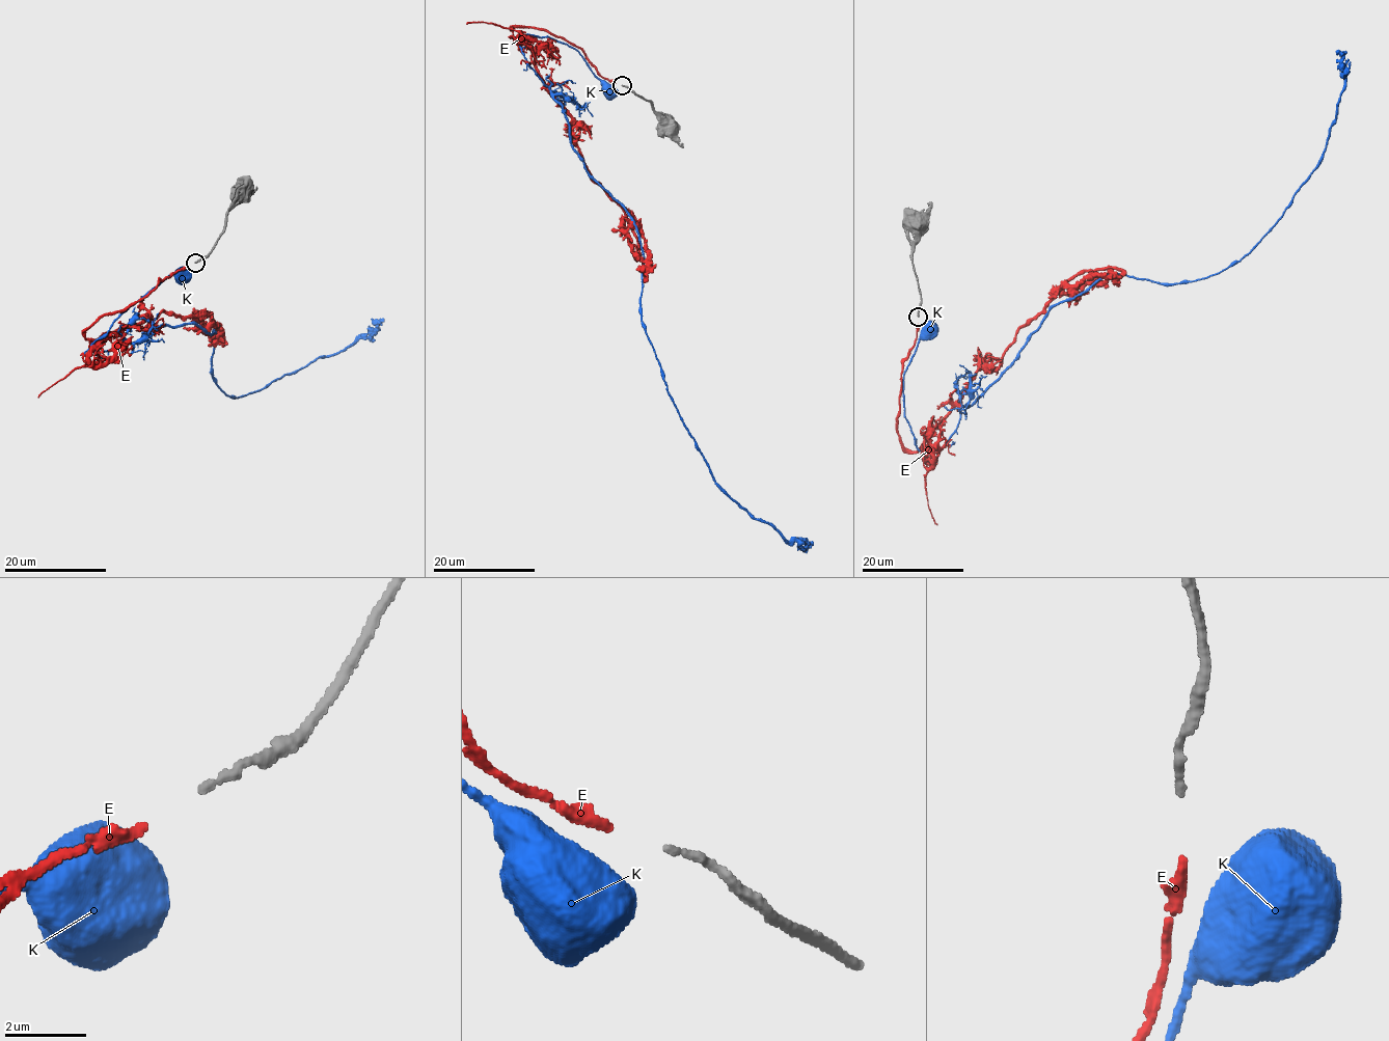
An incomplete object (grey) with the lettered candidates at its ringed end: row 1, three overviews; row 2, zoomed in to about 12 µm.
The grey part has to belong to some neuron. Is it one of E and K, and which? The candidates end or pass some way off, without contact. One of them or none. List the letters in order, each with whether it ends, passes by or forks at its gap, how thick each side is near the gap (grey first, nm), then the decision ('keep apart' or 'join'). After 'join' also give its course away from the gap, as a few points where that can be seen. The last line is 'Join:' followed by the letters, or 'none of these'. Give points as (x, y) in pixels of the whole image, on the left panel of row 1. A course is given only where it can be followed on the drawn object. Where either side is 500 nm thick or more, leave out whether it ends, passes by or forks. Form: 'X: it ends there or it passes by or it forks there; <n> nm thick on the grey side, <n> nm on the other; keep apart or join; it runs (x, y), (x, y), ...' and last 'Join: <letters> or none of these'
E: it ends there; 180 nm thick on the grey side, 260 nm on the other; join; it runs (188, 267), (97, 319), (85, 335), (97, 338), (151, 316), (147, 324), (164, 310), (207, 316), (219, 340)
K: 180 nm thick on the grey side, 750 nm on the other; keep apart
Join: E

